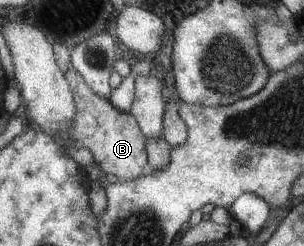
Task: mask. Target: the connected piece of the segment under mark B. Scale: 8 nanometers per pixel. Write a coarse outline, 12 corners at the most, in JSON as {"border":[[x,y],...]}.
{"border":[[64,73],[77,105],[69,128],[105,174],[143,174],[147,138],[134,115]]}

